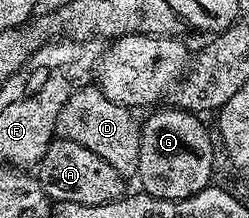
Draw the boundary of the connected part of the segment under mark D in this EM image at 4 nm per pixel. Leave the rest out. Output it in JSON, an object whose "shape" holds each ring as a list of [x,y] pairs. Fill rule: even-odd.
{"shape":[[[95,85],[83,86],[66,104],[62,104],[62,112],[58,112],[56,134],[80,142],[90,152],[102,156],[106,164],[111,164],[119,174],[132,176],[138,168],[138,148],[140,147],[141,123],[129,107],[114,104],[114,100],[106,100],[106,96]]]}

